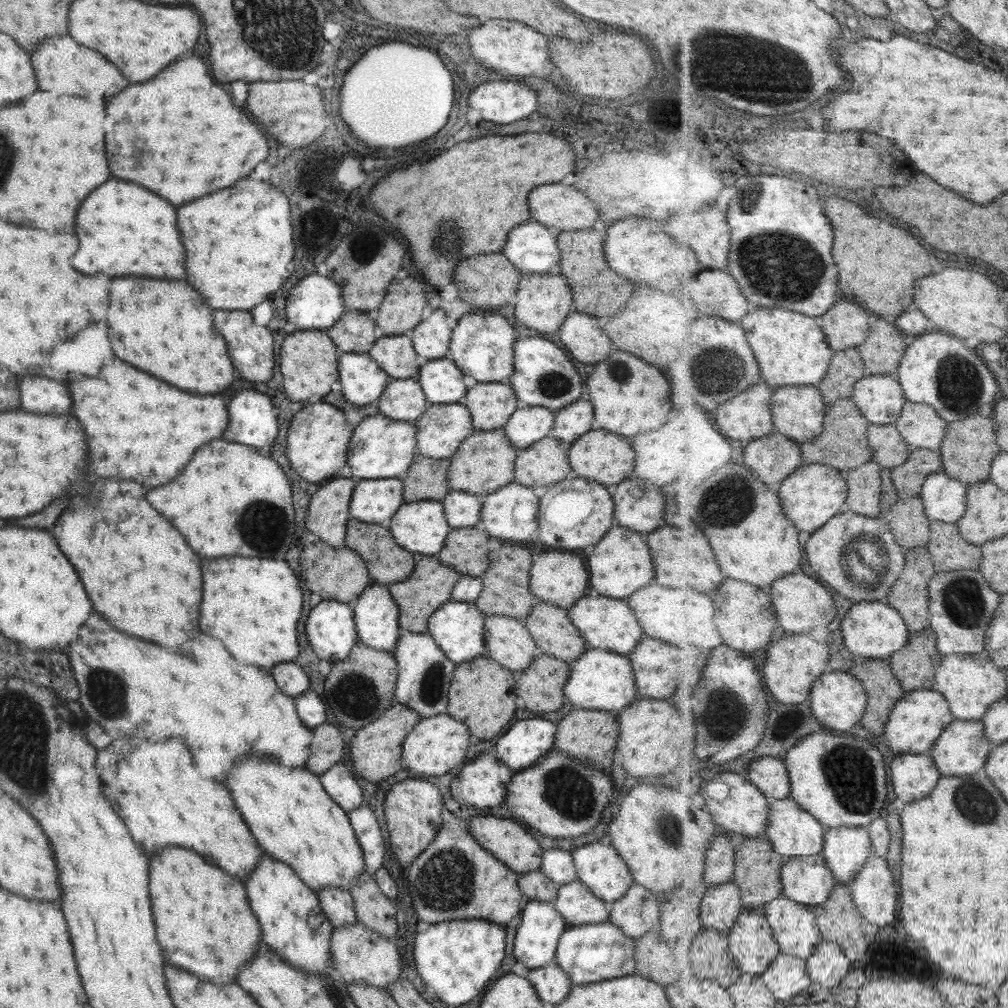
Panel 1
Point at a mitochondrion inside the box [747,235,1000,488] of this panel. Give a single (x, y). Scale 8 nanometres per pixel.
(960, 388)

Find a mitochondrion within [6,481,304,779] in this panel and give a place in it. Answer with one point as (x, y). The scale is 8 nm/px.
(262, 525)

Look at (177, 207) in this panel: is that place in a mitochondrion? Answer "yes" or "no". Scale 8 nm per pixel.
no

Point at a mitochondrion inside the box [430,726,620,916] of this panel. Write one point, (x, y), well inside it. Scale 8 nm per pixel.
(566, 788)

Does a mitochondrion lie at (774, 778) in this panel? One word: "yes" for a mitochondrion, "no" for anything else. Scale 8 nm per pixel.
no

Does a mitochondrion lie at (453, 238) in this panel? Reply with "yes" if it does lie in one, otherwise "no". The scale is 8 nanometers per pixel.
yes

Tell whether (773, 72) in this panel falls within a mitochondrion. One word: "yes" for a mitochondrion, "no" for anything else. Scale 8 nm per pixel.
yes

